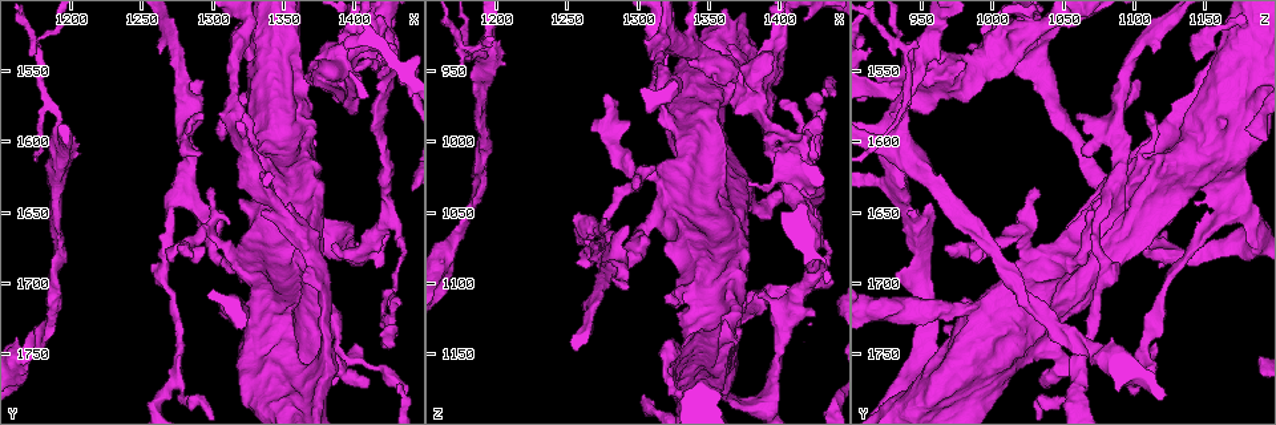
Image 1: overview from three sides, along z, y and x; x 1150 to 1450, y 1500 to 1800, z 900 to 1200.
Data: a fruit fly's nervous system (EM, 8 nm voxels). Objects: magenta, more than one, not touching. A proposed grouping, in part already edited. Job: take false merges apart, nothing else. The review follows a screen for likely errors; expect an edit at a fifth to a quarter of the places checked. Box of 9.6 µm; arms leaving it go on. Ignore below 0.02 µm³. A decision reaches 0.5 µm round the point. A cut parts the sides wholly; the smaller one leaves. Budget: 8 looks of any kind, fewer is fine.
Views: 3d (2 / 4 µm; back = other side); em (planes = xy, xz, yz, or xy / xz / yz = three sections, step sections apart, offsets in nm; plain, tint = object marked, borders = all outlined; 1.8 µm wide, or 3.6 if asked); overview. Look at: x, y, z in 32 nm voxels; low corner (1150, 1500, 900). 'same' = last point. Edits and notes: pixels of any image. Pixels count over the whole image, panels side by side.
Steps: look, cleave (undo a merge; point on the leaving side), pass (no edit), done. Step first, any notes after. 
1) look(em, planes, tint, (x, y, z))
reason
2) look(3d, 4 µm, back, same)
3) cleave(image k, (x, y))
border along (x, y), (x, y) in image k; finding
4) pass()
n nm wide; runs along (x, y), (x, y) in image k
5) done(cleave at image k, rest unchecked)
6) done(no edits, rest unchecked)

look(em, xz, step 4, plain, (1394, 1754, 1108))
thin neck

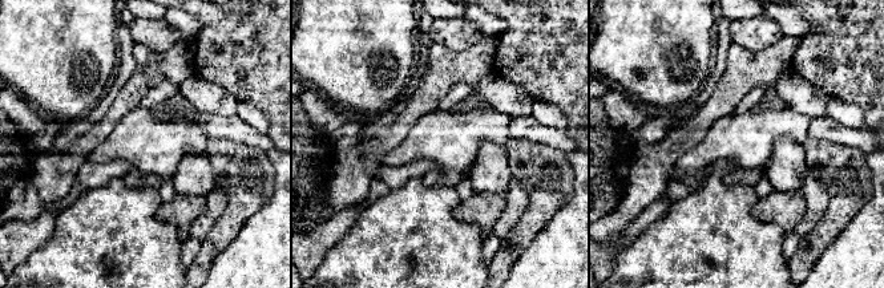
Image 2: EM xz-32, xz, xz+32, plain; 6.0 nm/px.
look(em, xz, step 4, tint, same)

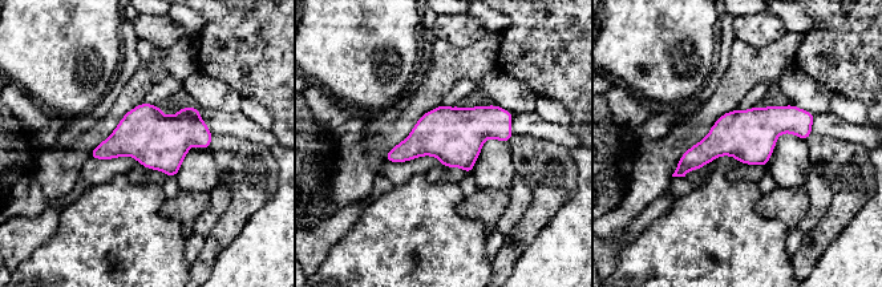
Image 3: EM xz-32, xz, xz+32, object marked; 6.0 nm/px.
pass()
320 nm wide; all the same cell

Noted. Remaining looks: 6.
look(em, planes, tint, (1194, 1598, 934))
sharp bend

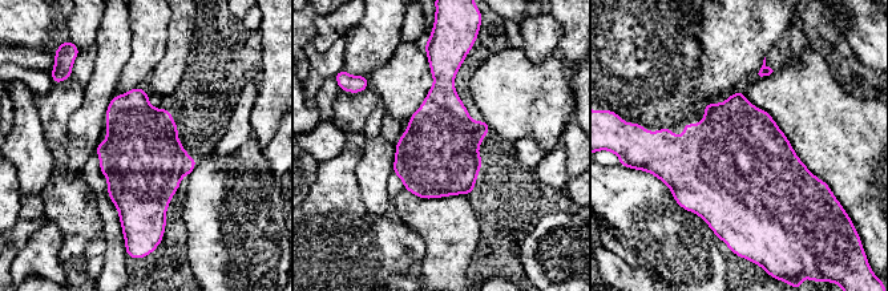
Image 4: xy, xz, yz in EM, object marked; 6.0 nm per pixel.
pass()
continuous, no second cell

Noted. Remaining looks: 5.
look(3d, 2 µm, (1174, 1530, 934))
side arm on a straight run

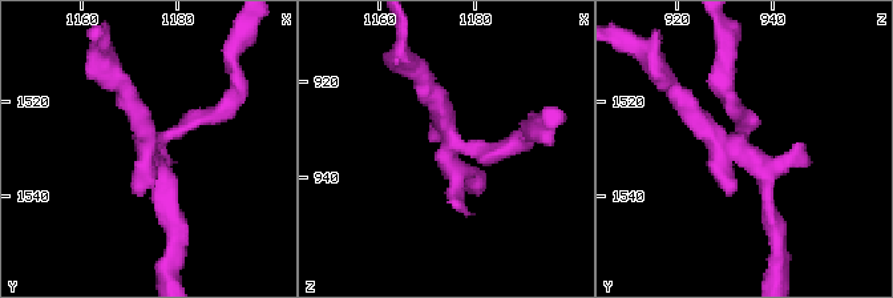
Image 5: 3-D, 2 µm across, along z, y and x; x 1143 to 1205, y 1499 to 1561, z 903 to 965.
look(em, yz, step 16, tint, (1175, 1531, 932))
3 arms

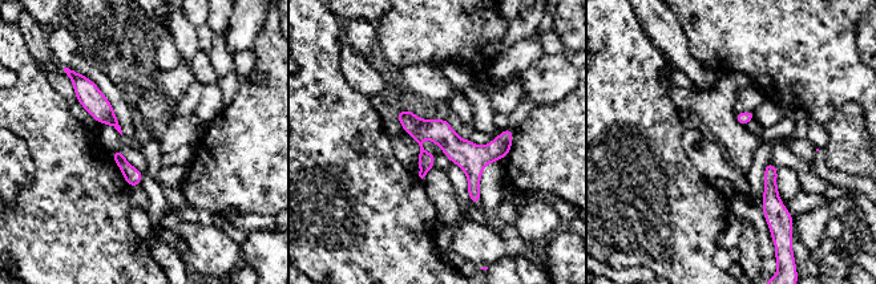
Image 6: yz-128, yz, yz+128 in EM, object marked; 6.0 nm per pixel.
look(em, planes, borders, same)
another direction

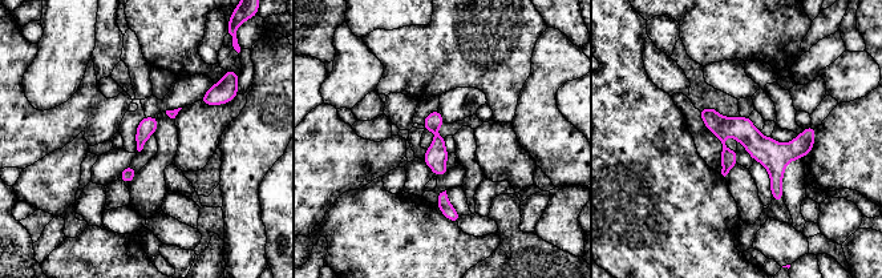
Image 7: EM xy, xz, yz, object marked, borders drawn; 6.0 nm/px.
pass()
continuous, no second cell

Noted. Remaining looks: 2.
done(no edits, rest unchecked)

